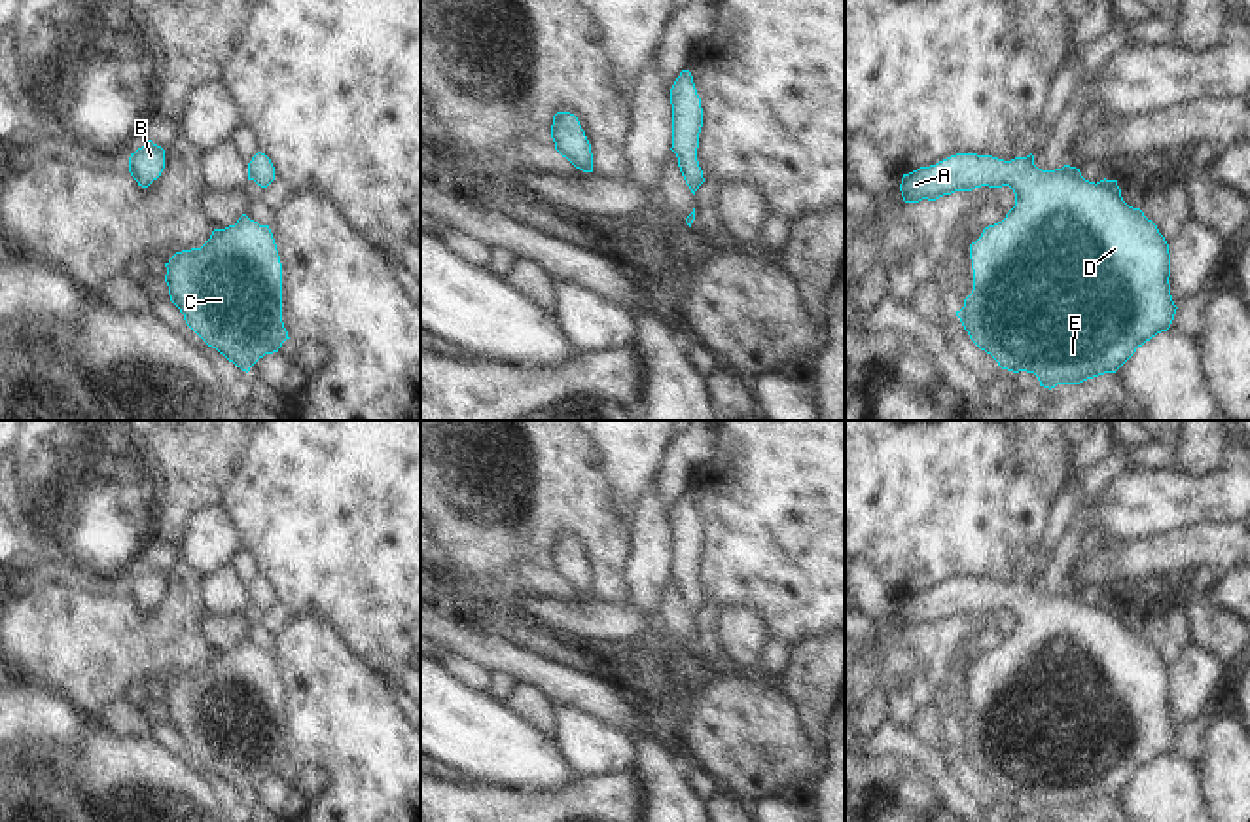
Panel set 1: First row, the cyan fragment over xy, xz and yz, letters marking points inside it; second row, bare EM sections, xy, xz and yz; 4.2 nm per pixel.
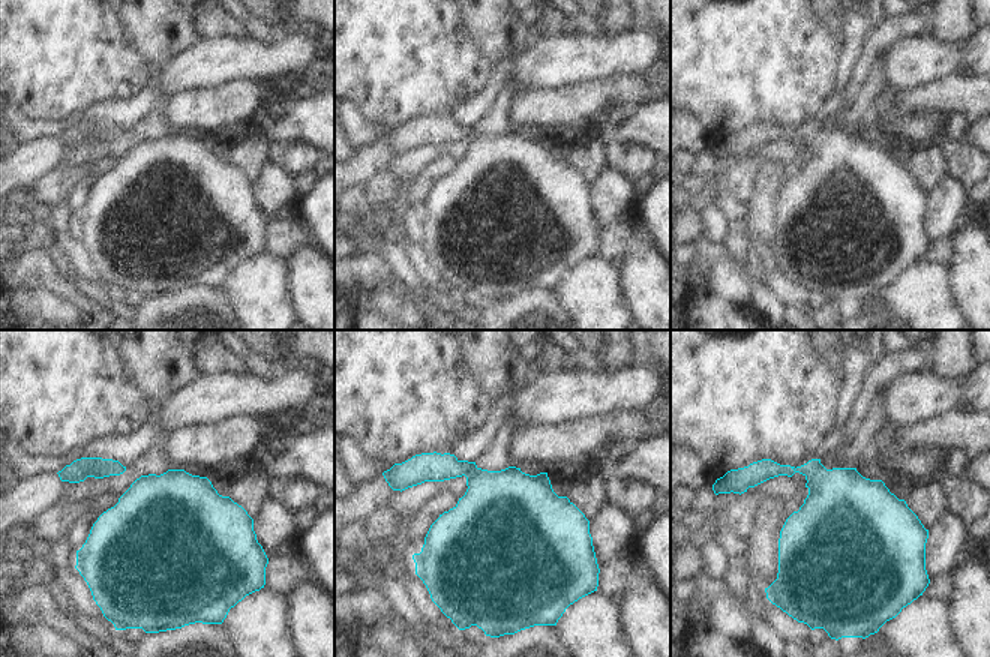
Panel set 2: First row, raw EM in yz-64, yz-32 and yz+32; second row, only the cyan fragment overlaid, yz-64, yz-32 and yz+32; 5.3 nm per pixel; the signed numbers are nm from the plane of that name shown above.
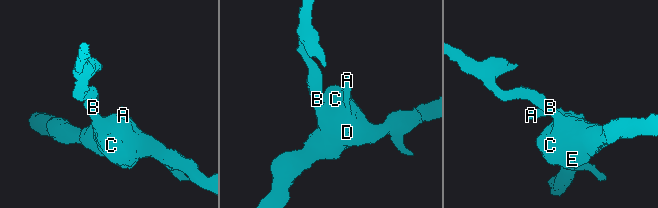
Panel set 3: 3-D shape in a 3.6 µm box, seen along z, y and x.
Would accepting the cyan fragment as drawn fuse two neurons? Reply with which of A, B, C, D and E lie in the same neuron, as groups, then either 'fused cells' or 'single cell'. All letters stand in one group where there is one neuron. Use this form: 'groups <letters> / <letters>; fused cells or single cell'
groups A B C D E; single cell

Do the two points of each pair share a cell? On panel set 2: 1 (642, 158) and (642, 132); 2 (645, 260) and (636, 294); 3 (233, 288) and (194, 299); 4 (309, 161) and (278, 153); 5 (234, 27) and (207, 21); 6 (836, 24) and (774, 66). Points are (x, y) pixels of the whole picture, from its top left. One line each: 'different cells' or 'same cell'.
1: different cells
2: same cell
3: different cells
4: same cell
5: same cell
6: different cells

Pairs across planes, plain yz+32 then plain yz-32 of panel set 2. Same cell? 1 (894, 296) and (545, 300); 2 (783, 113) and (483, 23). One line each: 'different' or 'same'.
1: different
2: different

